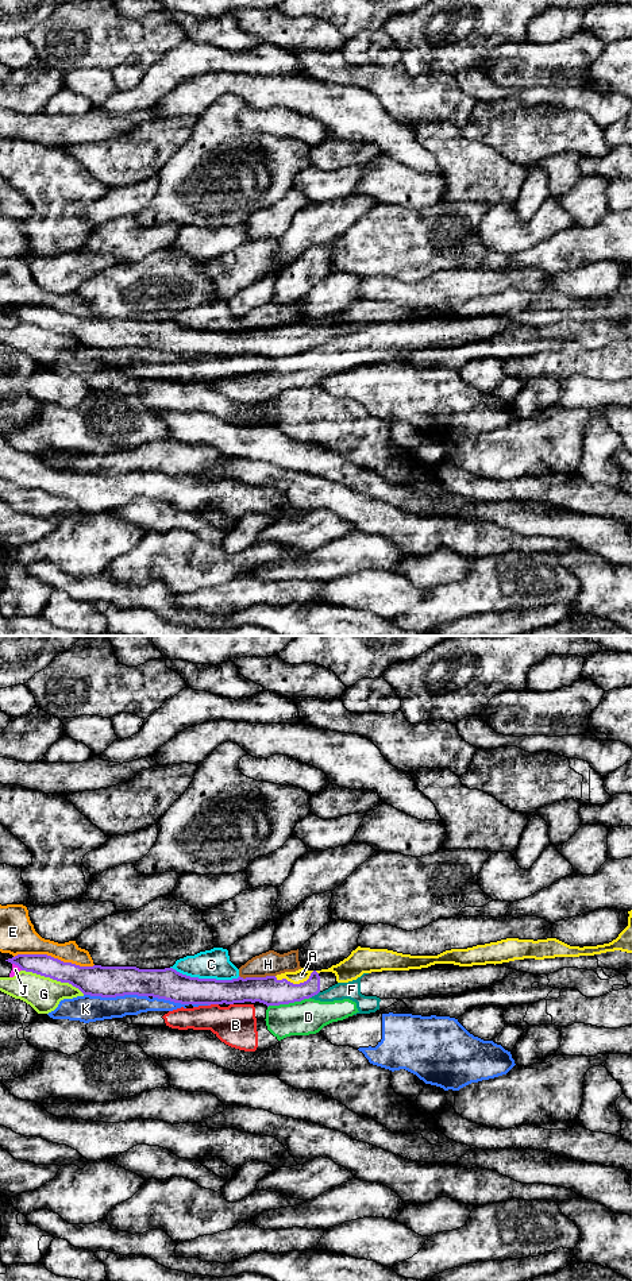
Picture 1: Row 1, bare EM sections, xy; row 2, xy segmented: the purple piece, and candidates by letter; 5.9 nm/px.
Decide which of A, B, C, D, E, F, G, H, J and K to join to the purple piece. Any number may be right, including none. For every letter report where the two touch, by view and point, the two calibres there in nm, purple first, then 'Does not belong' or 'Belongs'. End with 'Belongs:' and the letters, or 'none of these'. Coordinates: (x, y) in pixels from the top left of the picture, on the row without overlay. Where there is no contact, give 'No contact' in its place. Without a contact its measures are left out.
A: Touches purple at xy (296, 336). Thickness 160 nm (purple) against 80 nm. Does not belong
B: Touches purple at xy (212, 355). Thickness 180 nm (purple) against 240 nm. Does not belong
C: Touches purple at xy (205, 331). Thickness 190 nm (purple) against 180 nm. Does not belong
D: Touches purple at xy (288, 355). Thickness 160 nm (purple) against 200 nm. Does not belong
E: Touches purple at xy (53, 309). Thickness 160 nm (purple) against 220 nm. Does not belong
F: Touches purple at xy (315, 346). Thickness 160 nm (purple) against 110 nm. Does not belong
G: Touches purple at xy (53, 331). Thickness 180 nm (purple) against 200 nm. Does not belong
H: Touches purple at xy (257, 330). Thickness 160 nm (purple) against 140 nm. Does not belong
J: Touches purple at xy (18, 317). Thickness 130 nm (purple) against 50 nm. Does not belong
K: Touches purple at xy (116, 347). Thickness 190 nm (purple) against 160 nm. Does not belong
Belongs: none of these

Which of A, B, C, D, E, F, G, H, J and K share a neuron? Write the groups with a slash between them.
A / B D F / C H / E / G / J / K

